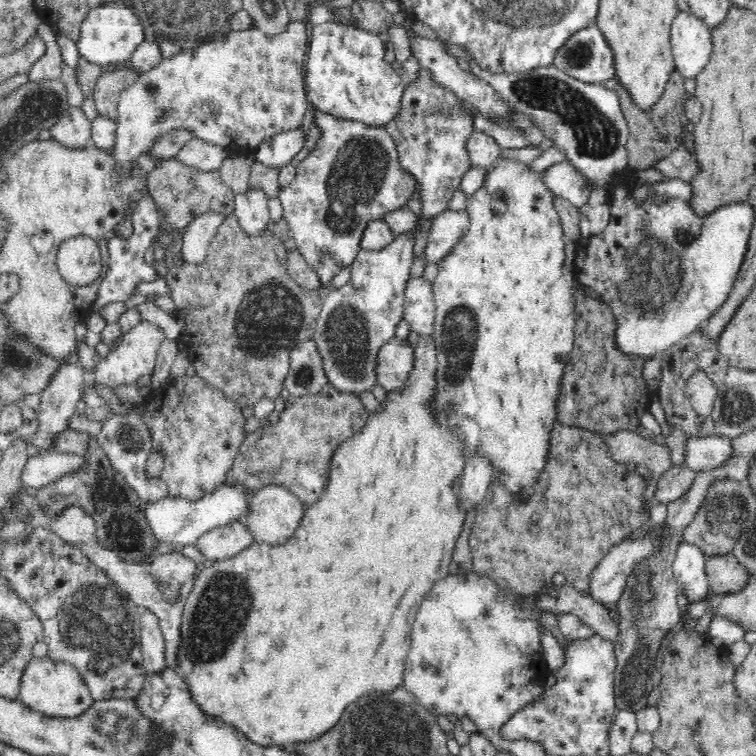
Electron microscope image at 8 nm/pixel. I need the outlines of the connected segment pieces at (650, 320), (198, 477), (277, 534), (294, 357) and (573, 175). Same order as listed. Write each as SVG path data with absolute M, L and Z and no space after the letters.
M618 170L616 174L609 179L609 186L606 188L609 204L609 223L608 226L600 234L592 237L580 237L575 245L575 269L574 274L578 281L587 285L592 291L596 291L602 295L601 301L612 311L614 319L617 323L616 333L614 334L614 343L616 349L628 357L646 361L652 356L657 356L661 352L668 350L679 342L682 338L690 335L693 331L702 327L707 323L709 318L724 302L728 299L730 292L733 290L736 276L739 274L741 263L744 261L744 252L748 246L748 236L752 230L754 222L754 207L746 203L729 203L726 206L718 206L716 210L709 211L708 214L699 214L699 211L693 210L689 205L689 201L685 198L667 198L667 201L652 202L650 195L644 200L643 204L636 204L634 198L630 195L633 188L630 186L634 178L634 173L629 174L628 171Z
M199 374L170 376L168 382L143 404L146 414L142 416L142 423L146 425L152 441L152 451L158 450L164 456L160 478L166 483L169 494L173 497L198 500L213 493L224 481L232 465L235 464L236 454L239 453L240 443L244 438L244 424L246 418L242 416L240 404L228 399L222 390L212 386Z
M263 486L249 496L248 510L242 514L241 519L255 542L276 545L286 542L296 532L304 510L302 501L283 486Z
M313 341L300 342L291 350L289 373L284 378L283 388L293 399L318 394L326 384L329 380L317 345Z
M568 160L548 167L543 179L555 195L562 196L576 208L582 208L588 202L593 189L592 181L582 177Z

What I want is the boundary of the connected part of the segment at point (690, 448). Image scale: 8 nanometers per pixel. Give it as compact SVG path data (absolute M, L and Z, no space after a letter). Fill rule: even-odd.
M689 438L682 464L696 472L720 468L732 454L732 444L728 438Z

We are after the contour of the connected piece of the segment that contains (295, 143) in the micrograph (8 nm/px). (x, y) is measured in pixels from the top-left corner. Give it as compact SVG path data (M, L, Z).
M305 128L284 131L261 142L252 152L255 159L270 167L280 169L304 148L306 142Z

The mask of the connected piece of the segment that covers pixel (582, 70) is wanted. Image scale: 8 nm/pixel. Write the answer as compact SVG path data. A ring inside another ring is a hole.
M597 24L577 30L556 51L553 66L576 80L592 84L616 78L611 46Z

